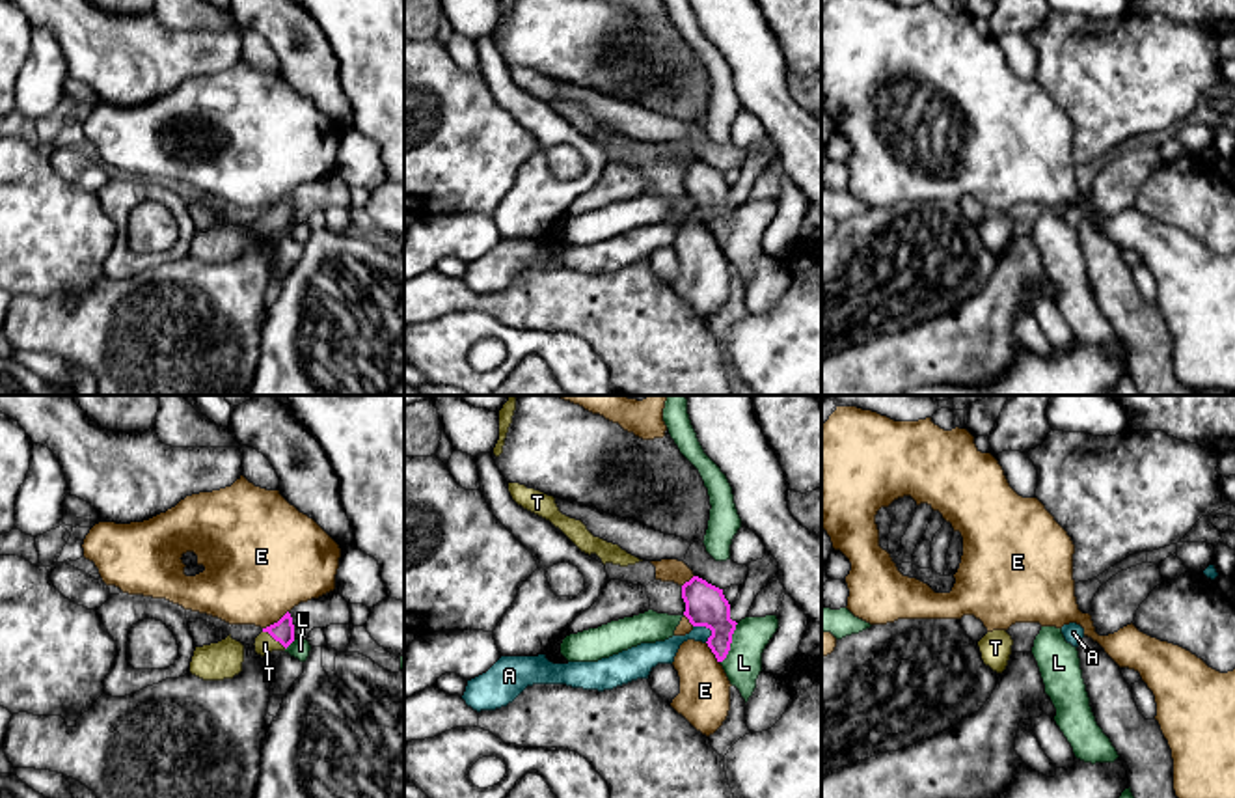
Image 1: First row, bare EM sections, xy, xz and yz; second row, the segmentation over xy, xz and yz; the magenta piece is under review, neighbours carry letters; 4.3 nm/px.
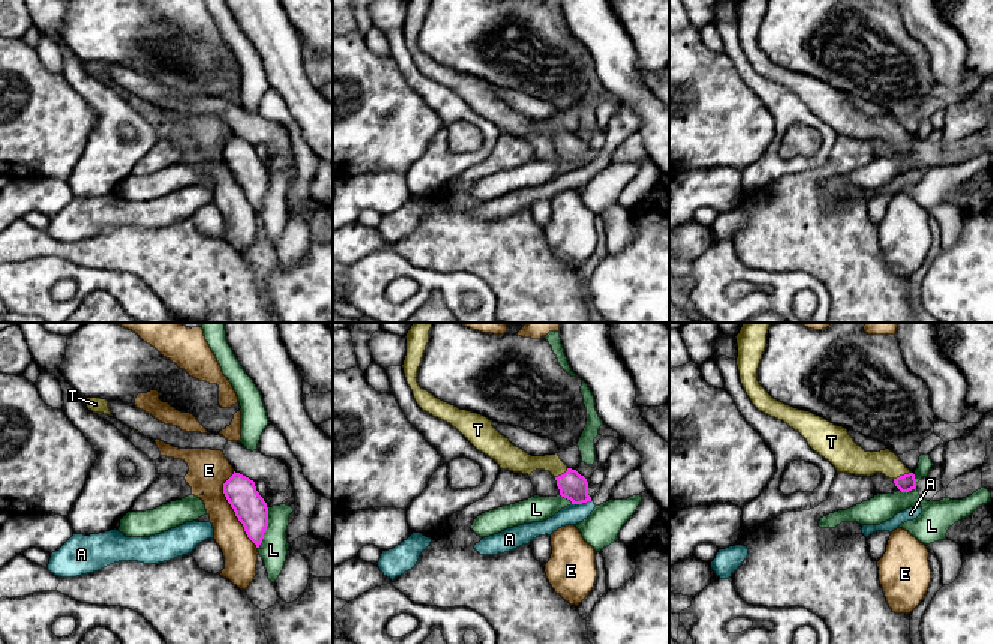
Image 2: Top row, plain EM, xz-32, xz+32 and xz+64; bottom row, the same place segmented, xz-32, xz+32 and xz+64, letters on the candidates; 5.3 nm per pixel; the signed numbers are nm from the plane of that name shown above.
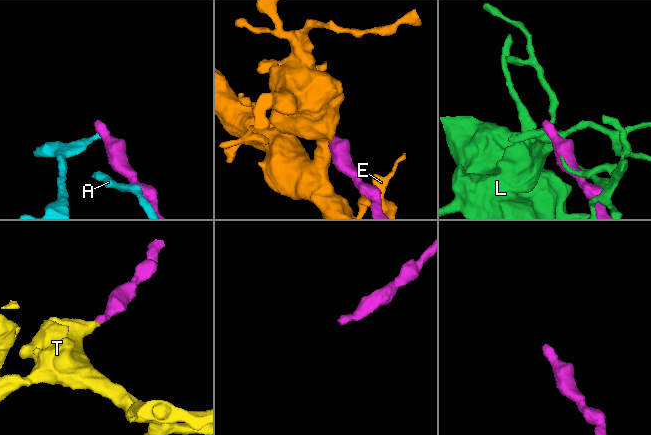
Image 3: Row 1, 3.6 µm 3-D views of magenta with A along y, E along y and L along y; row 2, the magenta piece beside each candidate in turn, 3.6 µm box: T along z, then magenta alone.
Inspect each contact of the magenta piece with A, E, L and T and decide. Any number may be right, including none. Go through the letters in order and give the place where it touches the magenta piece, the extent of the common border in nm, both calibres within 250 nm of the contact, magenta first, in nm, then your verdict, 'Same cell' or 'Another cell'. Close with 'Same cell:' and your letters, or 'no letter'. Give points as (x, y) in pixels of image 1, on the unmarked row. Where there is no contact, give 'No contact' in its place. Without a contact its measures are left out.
A: Touches magenta at xz (708, 209). Shared border 100 nm. Thickness 180 nm (magenta) against 100 nm. Another cell
E: Touches magenta at xy (274, 206). Shared border 140 nm. Thickness 100 nm (magenta) against 460 nm. Another cell
L: Touches magenta at xz (731, 224). Shared border 190 nm. Thickness 180 nm (magenta) against 160 nm. Another cell
T: Touches magenta at xy (274, 220). Shared border 130 nm. Thickness 100 nm (magenta) against 90 nm. Same cell
Same cell: T

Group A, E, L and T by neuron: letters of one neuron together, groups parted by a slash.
A / E / L / T

